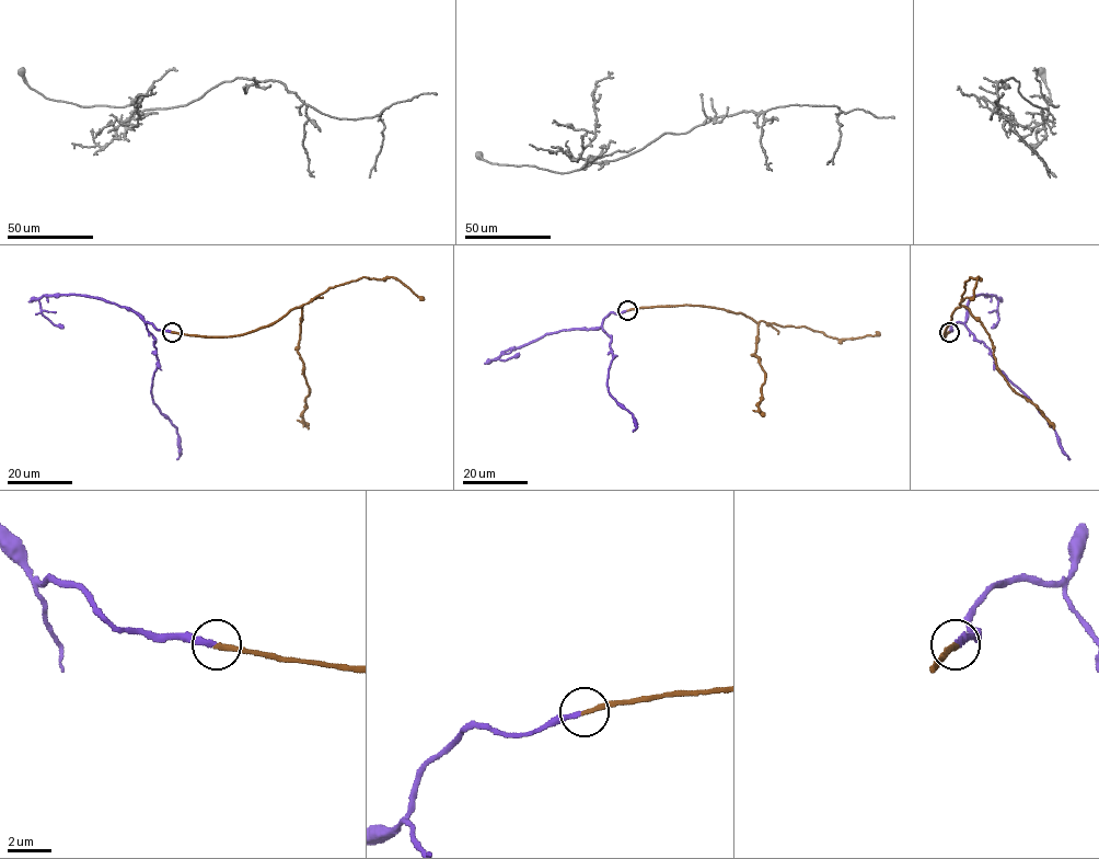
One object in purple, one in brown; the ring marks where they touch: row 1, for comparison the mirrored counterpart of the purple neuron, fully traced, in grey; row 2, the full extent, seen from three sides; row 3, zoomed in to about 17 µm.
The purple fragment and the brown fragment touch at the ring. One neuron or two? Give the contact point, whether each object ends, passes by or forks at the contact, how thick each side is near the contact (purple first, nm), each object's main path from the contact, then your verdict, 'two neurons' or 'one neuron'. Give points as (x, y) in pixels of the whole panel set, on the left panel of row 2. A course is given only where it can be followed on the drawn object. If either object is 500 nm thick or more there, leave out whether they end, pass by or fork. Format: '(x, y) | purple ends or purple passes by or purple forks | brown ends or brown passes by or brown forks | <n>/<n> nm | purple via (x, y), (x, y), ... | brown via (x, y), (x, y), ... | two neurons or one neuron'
(172, 332) | purple ends | brown ends | 200/240 nm | purple via (171, 332), (145, 323), (154, 339), (158, 361), (152, 379), (152, 401), (176, 428), (181, 454), (176, 459) | brown via (172, 332), (207, 336), (242, 335), (274, 323), (302, 306), (297, 352), (309, 386), (302, 419), (309, 428) | one neuron

